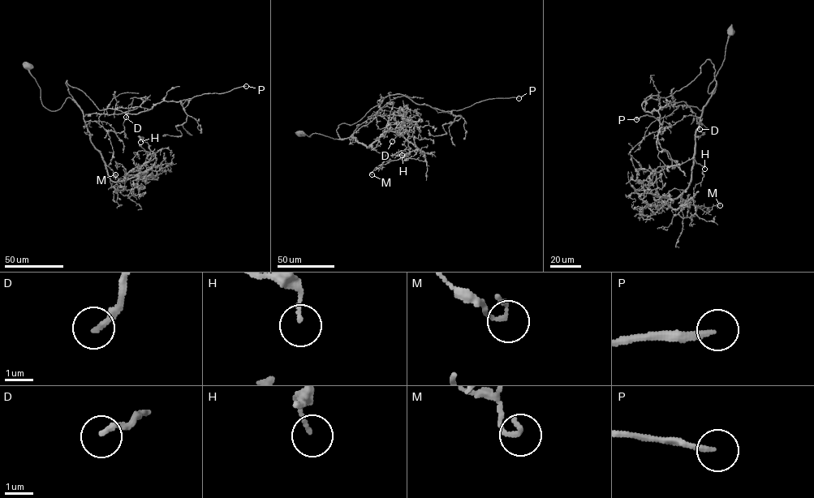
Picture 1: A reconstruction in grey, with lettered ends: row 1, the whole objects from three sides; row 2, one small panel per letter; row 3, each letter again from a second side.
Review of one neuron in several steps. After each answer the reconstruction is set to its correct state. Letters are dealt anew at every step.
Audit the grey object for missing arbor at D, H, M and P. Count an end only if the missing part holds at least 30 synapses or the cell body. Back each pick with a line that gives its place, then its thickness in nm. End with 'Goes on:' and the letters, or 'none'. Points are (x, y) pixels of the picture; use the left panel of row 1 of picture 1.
P: (246, 86) | 200 nm
Goes on: P

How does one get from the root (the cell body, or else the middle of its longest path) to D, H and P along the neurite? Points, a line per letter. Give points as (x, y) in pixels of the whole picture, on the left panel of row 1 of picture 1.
D: (27, 66), (49, 110), (71, 97), (83, 117), (122, 113), (147, 97), (132, 98), (126, 117)
H: (27, 66), (44, 106), (57, 110), (68, 97), (75, 102), (112, 181), (154, 157), (140, 142)
P: (27, 66), (52, 111), (68, 97), (75, 103), (66, 80), (99, 109), (135, 114), (163, 100), (246, 86)

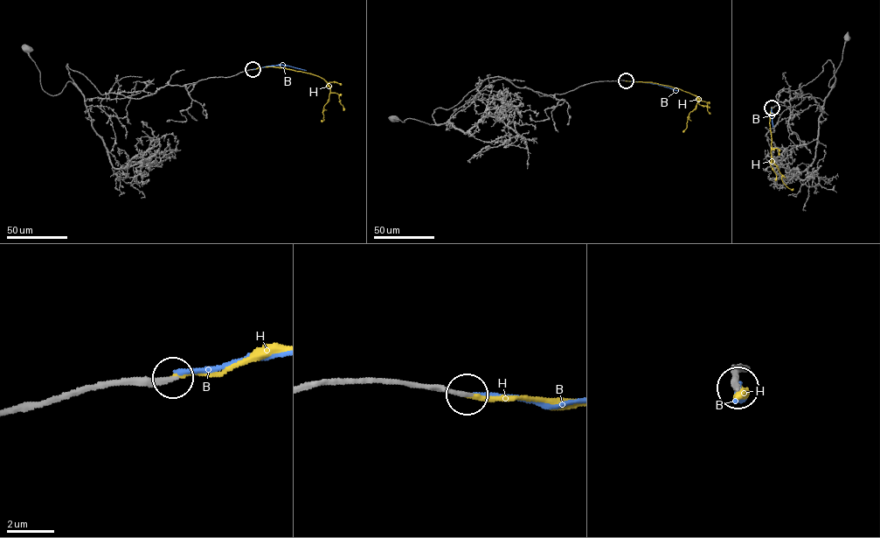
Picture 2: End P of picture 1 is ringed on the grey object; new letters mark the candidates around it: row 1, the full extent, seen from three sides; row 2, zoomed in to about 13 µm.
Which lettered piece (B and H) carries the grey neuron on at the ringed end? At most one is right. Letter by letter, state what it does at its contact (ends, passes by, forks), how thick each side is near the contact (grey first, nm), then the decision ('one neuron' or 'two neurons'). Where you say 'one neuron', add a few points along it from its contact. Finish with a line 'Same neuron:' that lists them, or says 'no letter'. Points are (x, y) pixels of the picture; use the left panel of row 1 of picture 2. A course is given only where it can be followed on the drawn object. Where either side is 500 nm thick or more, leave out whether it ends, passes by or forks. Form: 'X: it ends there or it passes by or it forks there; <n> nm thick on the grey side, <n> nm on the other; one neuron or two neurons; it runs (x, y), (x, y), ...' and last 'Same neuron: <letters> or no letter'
B: it ends there; 200 nm thick on the grey side, 190 nm on the other; two neurons
H: it ends there; 240 nm thick on the grey side, 170 nm on the other; one neuron; it runs (252, 69), (277, 66), (322, 78), (330, 93), (323, 107), (324, 120), (321, 121)
Same neuron: H

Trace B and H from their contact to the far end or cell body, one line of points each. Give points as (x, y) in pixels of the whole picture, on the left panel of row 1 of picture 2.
B: (253, 69), (280, 65), (306, 70)
H: (252, 69), (277, 66), (322, 78), (330, 93), (323, 107), (324, 120), (321, 121)

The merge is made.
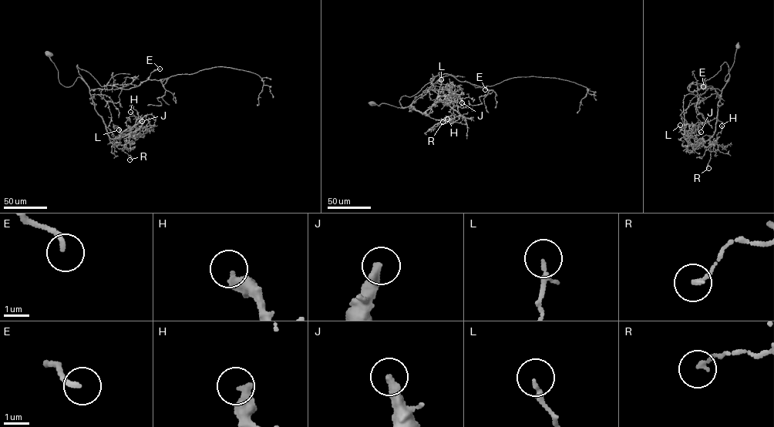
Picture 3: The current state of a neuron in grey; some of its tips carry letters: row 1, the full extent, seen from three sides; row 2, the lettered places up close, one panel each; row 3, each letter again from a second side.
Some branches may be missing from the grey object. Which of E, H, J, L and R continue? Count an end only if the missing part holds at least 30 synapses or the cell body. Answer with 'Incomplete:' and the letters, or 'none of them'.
Incomplete: none of them

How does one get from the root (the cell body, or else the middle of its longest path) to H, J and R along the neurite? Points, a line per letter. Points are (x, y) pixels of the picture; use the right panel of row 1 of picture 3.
H: (738, 46), (718, 104), (715, 132), (708, 140), (698, 141), (708, 146), (717, 139), (721, 126)
J: (738, 46), (718, 104), (715, 132), (704, 141), (688, 136), (701, 132)
R: (738, 46), (718, 104), (715, 130), (709, 139), (708, 168)

